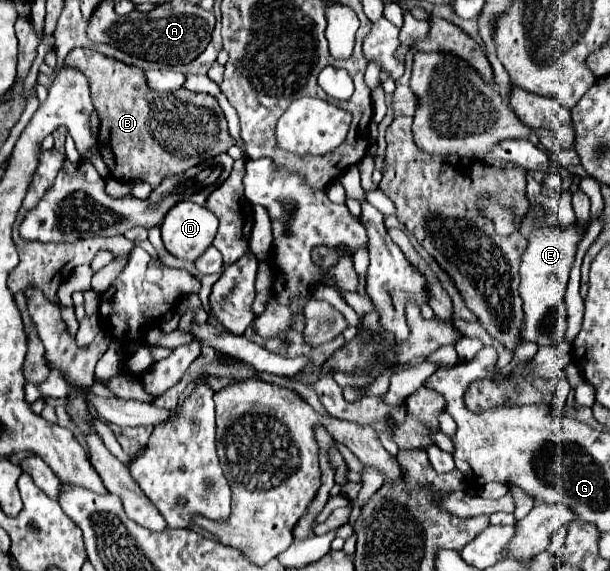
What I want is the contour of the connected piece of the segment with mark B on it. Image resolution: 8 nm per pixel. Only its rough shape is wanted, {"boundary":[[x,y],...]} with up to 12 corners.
{"boundary":[[73,49],[123,183],[179,175],[235,139],[213,95],[153,91],[139,67]]}

